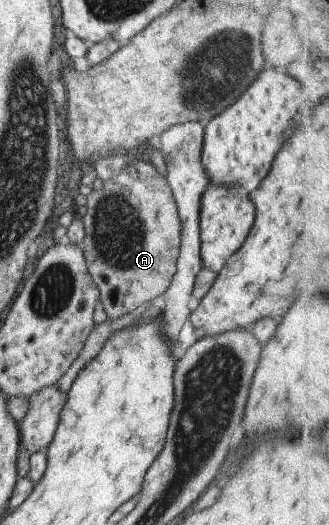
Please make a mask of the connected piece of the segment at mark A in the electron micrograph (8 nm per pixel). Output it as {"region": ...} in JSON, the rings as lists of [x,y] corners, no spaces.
{"region":[[[135,161],[133,165],[127,164],[126,168],[119,173],[113,174],[106,181],[103,182],[103,186],[99,190],[93,190],[91,193],[86,195],[86,203],[78,211],[81,213],[82,224],[84,227],[84,238],[82,241],[82,254],[84,255],[87,271],[89,272],[92,282],[97,286],[99,292],[99,303],[104,311],[107,313],[109,319],[115,319],[127,311],[135,311],[138,313],[139,310],[145,308],[151,302],[158,302],[161,298],[162,293],[169,287],[170,281],[172,280],[173,274],[176,270],[176,259],[180,248],[181,239],[181,228],[176,203],[171,193],[170,187],[166,182],[165,177],[161,177],[159,173],[147,165],[147,163],[141,163],[141,161]]]}

